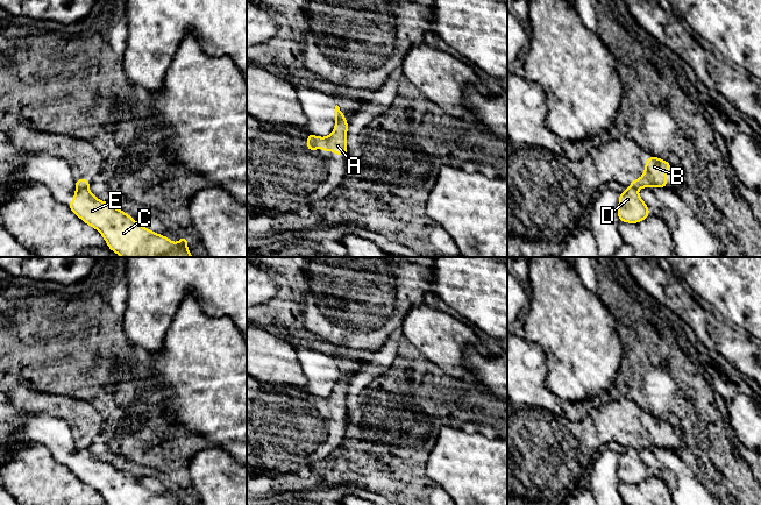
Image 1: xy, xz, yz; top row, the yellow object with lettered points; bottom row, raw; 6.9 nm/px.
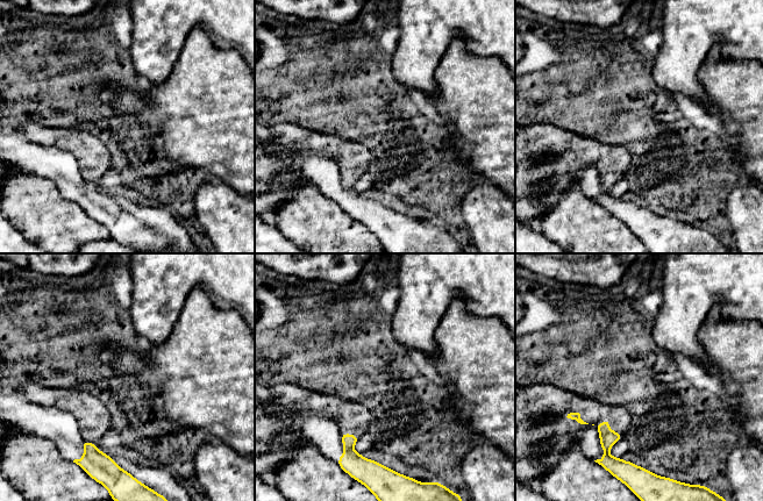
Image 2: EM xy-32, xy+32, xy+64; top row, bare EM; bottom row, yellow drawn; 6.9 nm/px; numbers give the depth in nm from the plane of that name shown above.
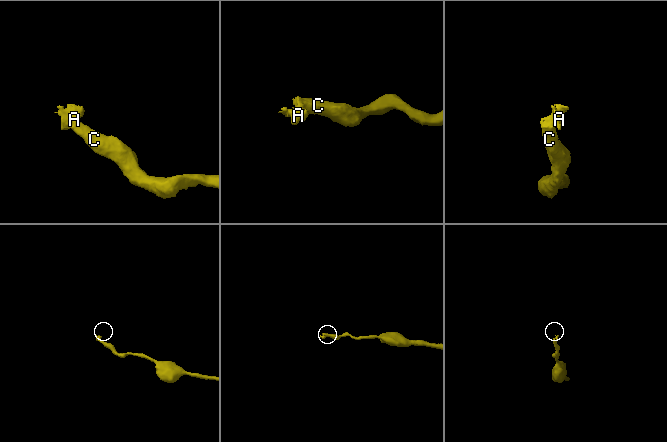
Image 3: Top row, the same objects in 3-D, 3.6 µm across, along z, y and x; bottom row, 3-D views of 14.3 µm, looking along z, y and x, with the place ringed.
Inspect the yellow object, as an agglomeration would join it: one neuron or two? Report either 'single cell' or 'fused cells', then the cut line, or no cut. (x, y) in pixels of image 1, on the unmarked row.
fused cells; cut in xy along (76, 447), (86, 448)

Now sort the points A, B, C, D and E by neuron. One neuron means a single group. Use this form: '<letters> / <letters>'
A B / C D E

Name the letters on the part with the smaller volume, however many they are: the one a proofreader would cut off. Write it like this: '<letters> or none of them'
A, B

